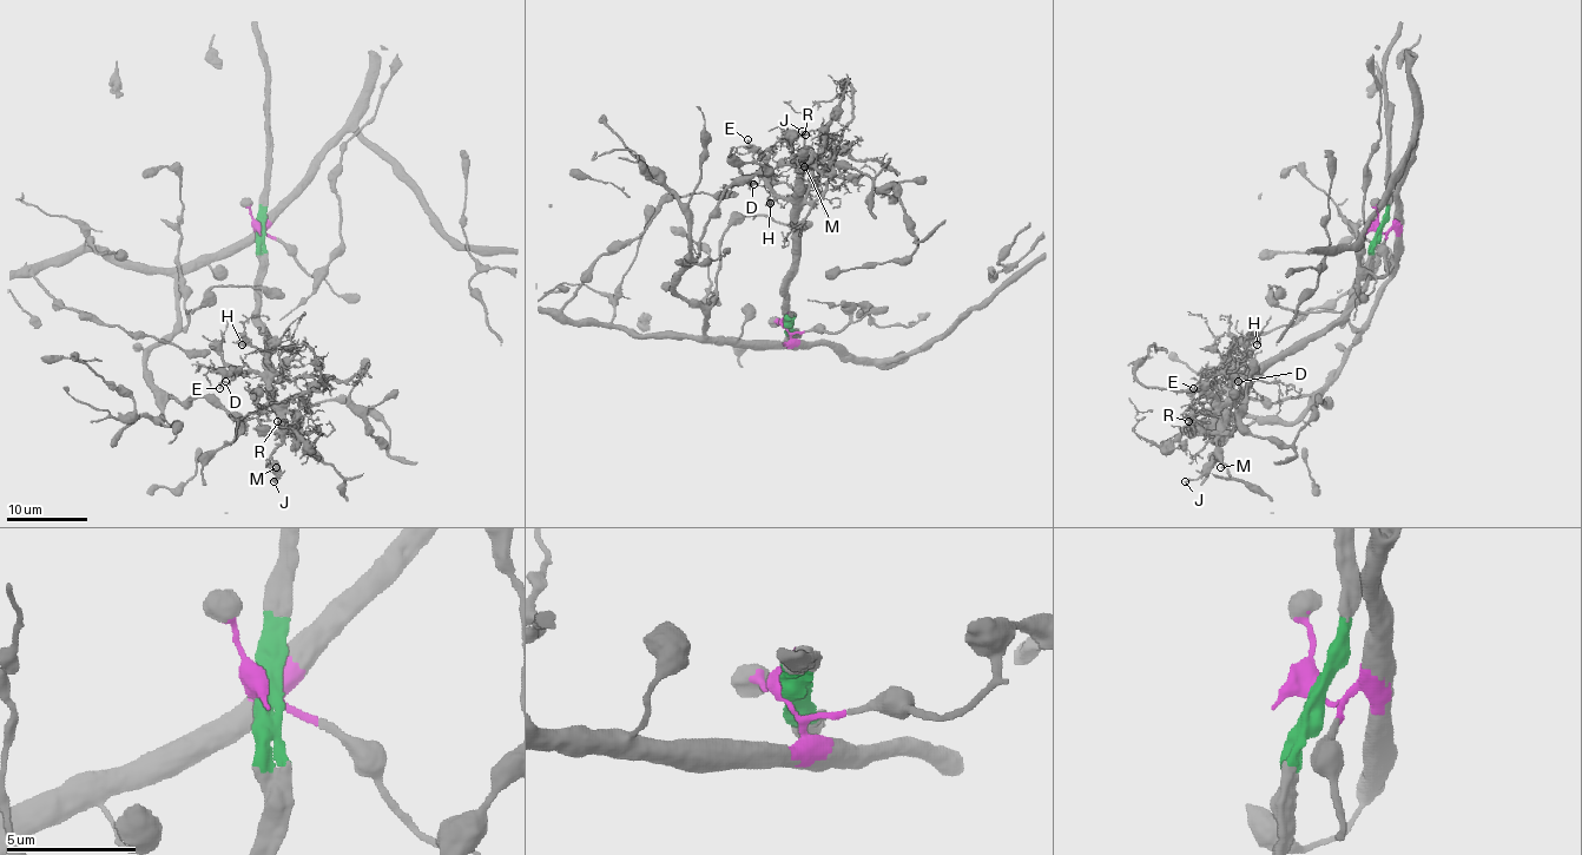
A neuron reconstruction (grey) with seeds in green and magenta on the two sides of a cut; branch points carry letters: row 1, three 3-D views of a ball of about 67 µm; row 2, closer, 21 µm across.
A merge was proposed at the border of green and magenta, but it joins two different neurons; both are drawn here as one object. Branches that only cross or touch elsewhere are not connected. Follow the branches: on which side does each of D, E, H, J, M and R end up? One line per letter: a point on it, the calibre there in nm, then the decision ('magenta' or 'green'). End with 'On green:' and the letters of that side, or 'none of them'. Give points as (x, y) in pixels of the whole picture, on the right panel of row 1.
D: place (1238, 381); calibre 150 nm; green
E: place (1193, 388); calibre 130 nm; green
H: place (1257, 344); calibre 240 nm; green
J: place (1185, 481); calibre 200 nm; green
M: place (1220, 467); calibre 130 nm; green
R: place (1188, 421); calibre 100 nm; green
On green: D, E, H, J, M, R

